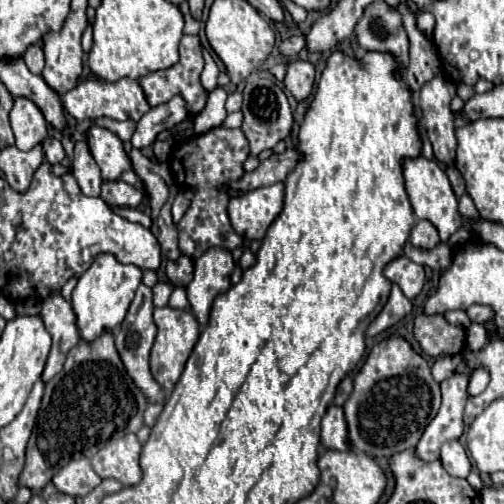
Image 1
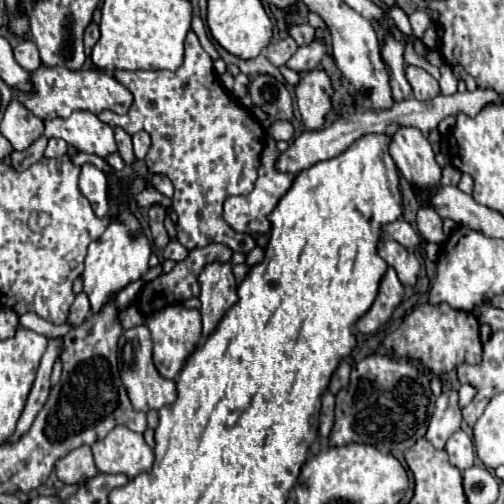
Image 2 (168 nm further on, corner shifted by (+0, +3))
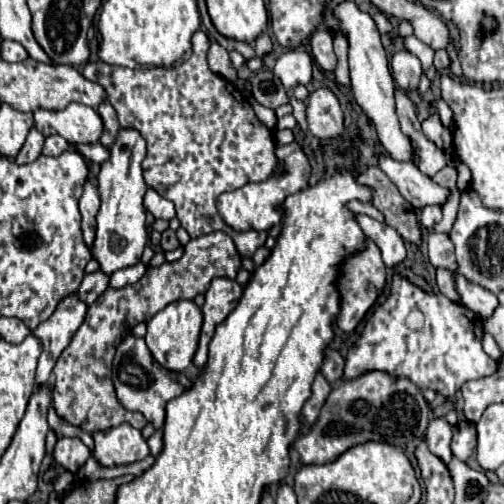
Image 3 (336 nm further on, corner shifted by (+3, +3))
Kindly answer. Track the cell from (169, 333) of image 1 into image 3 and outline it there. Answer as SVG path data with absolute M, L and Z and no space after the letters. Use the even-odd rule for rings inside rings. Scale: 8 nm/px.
M177 300L177 302L167 304L147 324L145 342L147 342L153 358L167 370L173 370L173 372L185 370L193 362L193 354L197 350L201 322L203 322L201 308L193 300Z

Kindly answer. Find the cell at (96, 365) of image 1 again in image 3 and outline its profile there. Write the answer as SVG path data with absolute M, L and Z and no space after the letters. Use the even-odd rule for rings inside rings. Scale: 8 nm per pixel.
M211 232L199 238L193 238L185 246L185 254L181 260L163 262L159 268L149 266L141 280L123 288L107 288L93 304L87 308L85 322L75 332L69 346L61 352L53 374L53 400L59 400L59 416L69 424L83 426L87 432L107 430L121 422L129 422L135 428L143 428L147 420L143 414L125 410L111 382L111 364L115 356L117 344L135 328L139 322L149 322L161 308L167 304L185 298L193 300L197 294L205 294L213 278L231 278L241 270L241 256L233 244L233 240L225 232Z

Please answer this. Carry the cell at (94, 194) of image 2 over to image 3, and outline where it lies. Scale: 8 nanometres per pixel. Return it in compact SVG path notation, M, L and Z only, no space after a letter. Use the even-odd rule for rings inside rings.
M91 182L85 184L83 196L79 200L79 208L81 208L81 216L83 216L83 222L81 222L83 240L85 240L87 248L91 250L91 244L95 240L95 214L99 210L99 194Z

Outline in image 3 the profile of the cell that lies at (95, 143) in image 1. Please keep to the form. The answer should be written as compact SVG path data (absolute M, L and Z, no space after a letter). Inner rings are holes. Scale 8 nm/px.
M71 102L63 110L37 110L35 128L43 136L59 134L69 144L77 144L77 142L99 142L103 122L93 108L79 102Z

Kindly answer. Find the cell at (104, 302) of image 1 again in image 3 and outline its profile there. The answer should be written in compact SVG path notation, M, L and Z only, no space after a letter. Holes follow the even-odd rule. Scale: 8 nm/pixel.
M135 128L119 130L115 144L109 146L109 158L101 164L101 170L97 176L101 208L97 212L97 236L95 236L95 244L93 244L93 256L99 260L101 270L105 274L113 274L119 268L137 264L141 260L143 248L147 244L147 242L143 242L147 238L143 196L149 186L143 180L143 168L141 168L143 158L141 158L141 154L137 156L135 152L127 154L125 148L145 148L145 140Z

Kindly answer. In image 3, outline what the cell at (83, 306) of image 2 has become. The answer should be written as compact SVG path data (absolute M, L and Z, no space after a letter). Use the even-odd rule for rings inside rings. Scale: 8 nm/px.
M91 272L91 274L85 274L81 286L79 286L79 298L85 302L85 304L91 304L95 302L109 286L109 276L105 272Z

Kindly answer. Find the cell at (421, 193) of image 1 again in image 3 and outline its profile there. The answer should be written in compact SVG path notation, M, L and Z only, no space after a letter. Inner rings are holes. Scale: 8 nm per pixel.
M343 2L337 6L335 16L339 18L339 26L345 32L349 40L349 72L351 72L351 92L361 110L373 120L375 130L379 134L379 140L385 148L385 152L395 158L395 160L413 160L413 148L407 136L401 132L397 114L395 114L395 80L389 72L387 56L381 44L379 30L375 28L375 20L367 14L361 12L353 2Z

